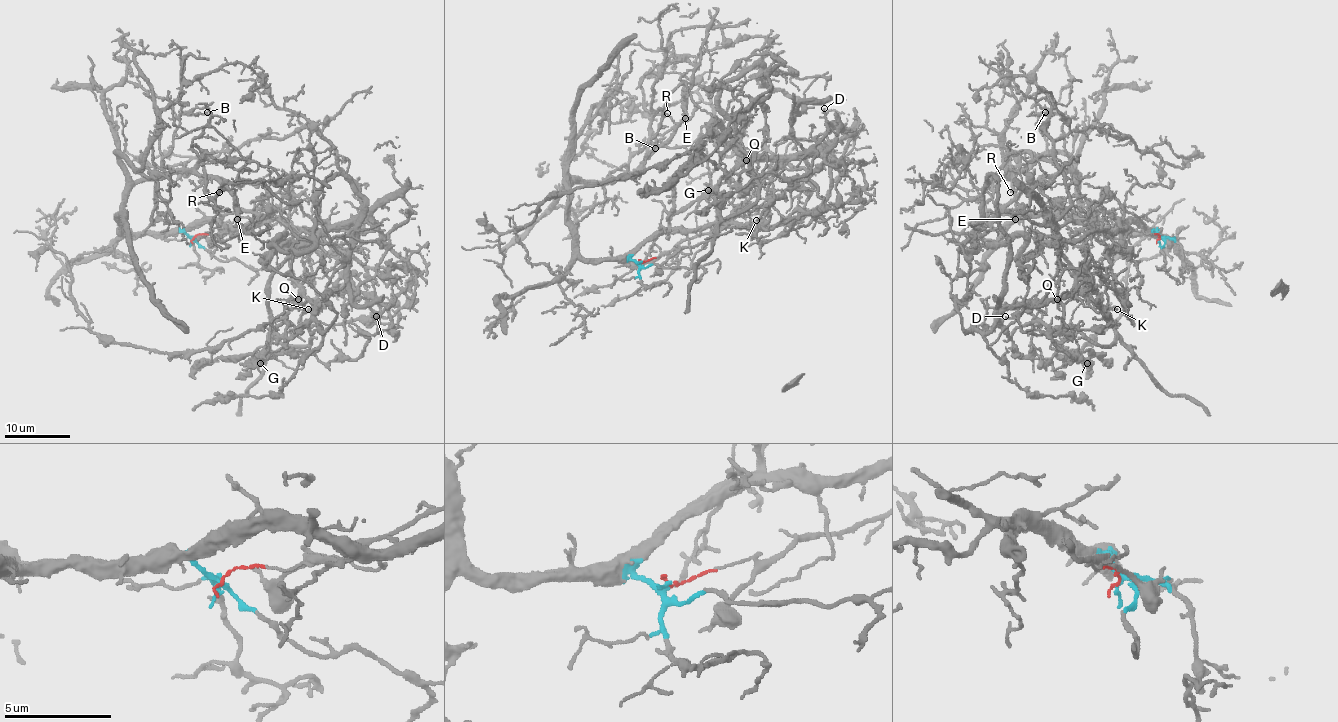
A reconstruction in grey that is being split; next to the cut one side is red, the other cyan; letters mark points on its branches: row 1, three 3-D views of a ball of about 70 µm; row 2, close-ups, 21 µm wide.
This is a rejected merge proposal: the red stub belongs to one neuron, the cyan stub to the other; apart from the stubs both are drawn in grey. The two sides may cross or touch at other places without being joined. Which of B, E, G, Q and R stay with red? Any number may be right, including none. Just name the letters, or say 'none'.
G, Q

